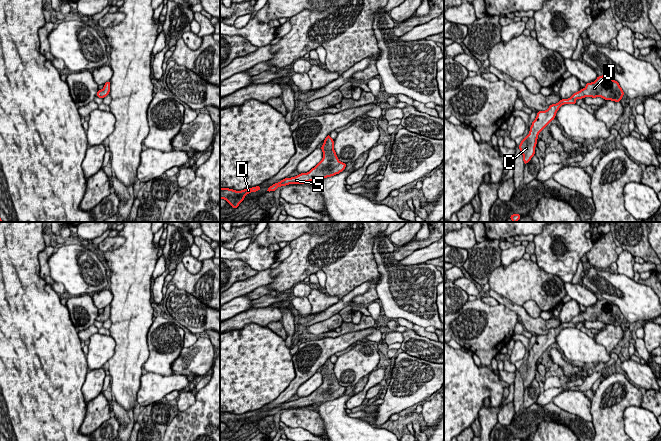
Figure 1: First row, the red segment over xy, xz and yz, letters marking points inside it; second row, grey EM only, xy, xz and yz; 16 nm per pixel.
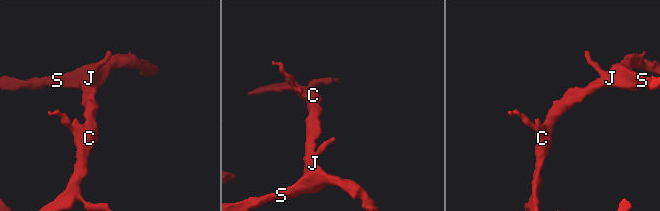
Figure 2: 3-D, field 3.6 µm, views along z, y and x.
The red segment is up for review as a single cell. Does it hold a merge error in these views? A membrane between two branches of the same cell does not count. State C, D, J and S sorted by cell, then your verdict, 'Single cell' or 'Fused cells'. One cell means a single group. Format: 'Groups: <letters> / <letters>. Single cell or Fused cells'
Groups: C D J S. Single cell

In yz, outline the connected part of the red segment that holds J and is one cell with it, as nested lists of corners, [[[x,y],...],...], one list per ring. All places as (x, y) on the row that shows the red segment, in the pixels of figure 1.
[[[598,76],[594,82],[586,83],[586,87],[574,93],[568,99],[561,99],[556,104],[551,104],[546,111],[537,112],[535,120],[530,126],[529,134],[524,137],[519,145],[519,149],[523,155],[524,165],[526,165],[535,155],[535,147],[539,133],[555,119],[556,112],[564,104],[576,104],[577,99],[584,97],[601,97],[605,100],[620,102],[624,95],[619,83],[609,76]]]

